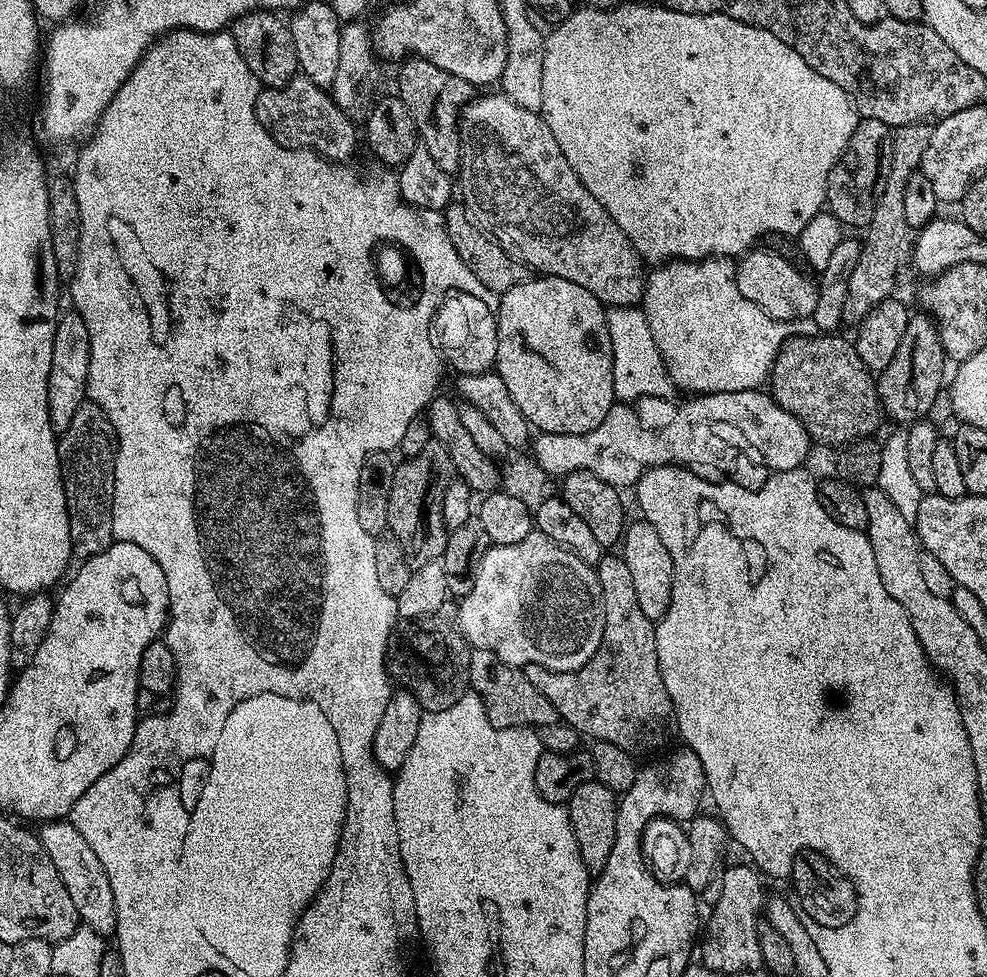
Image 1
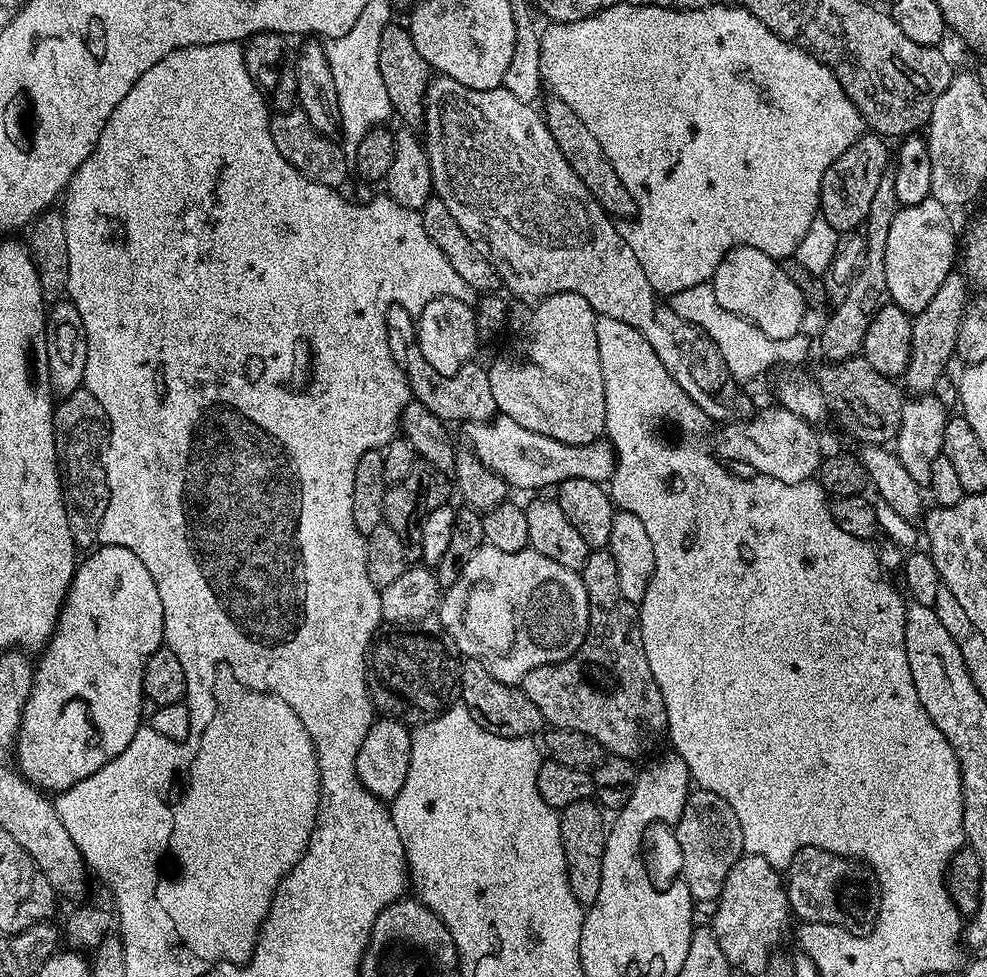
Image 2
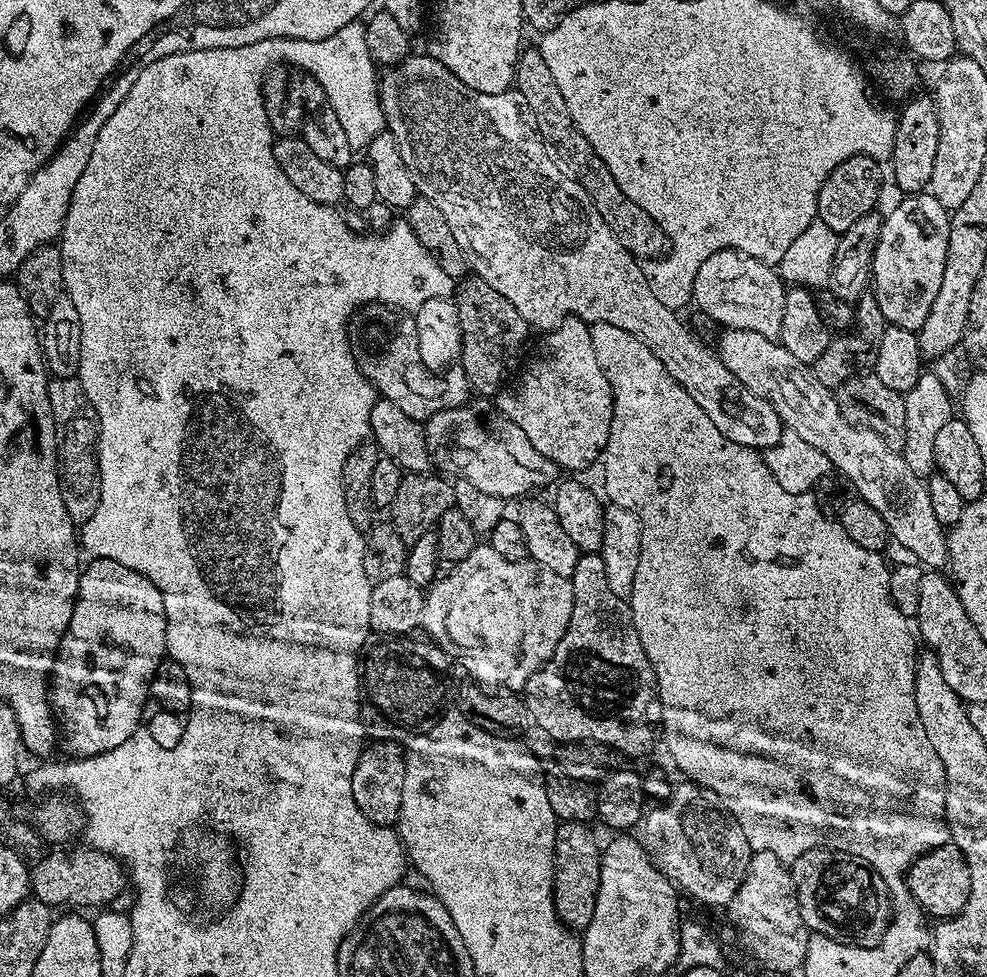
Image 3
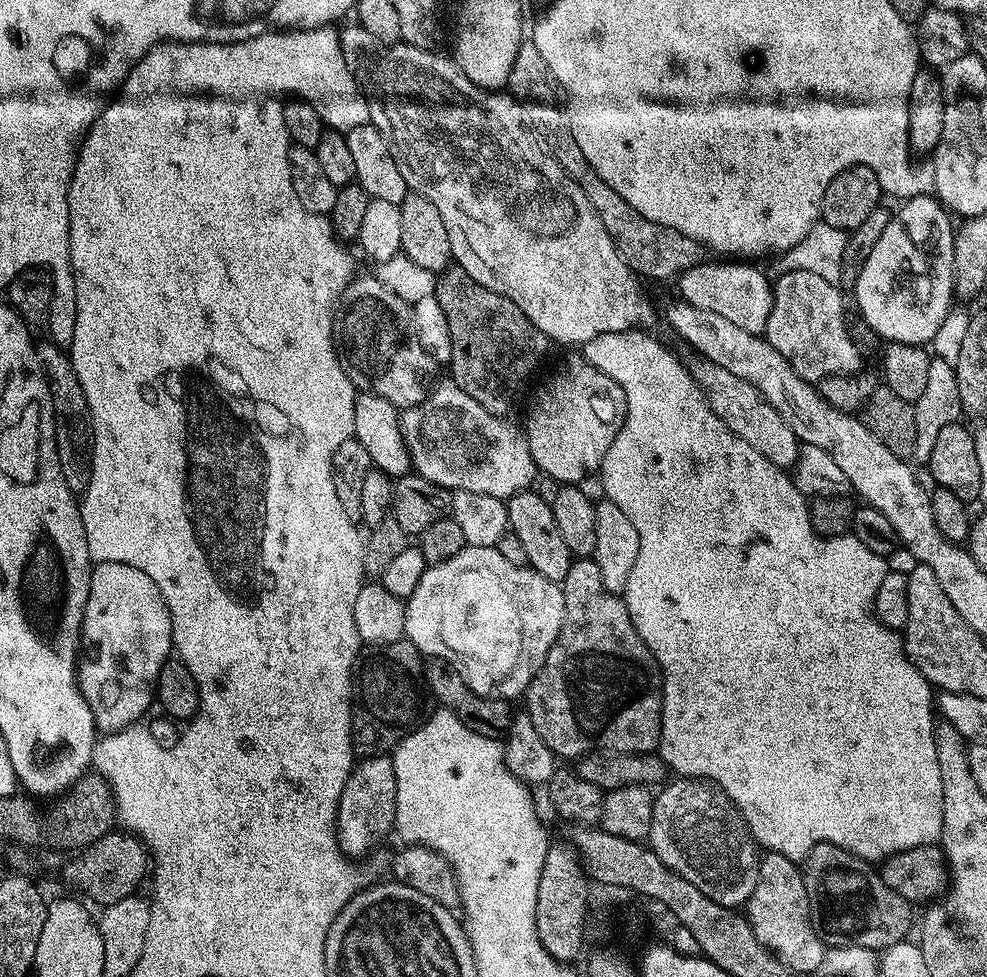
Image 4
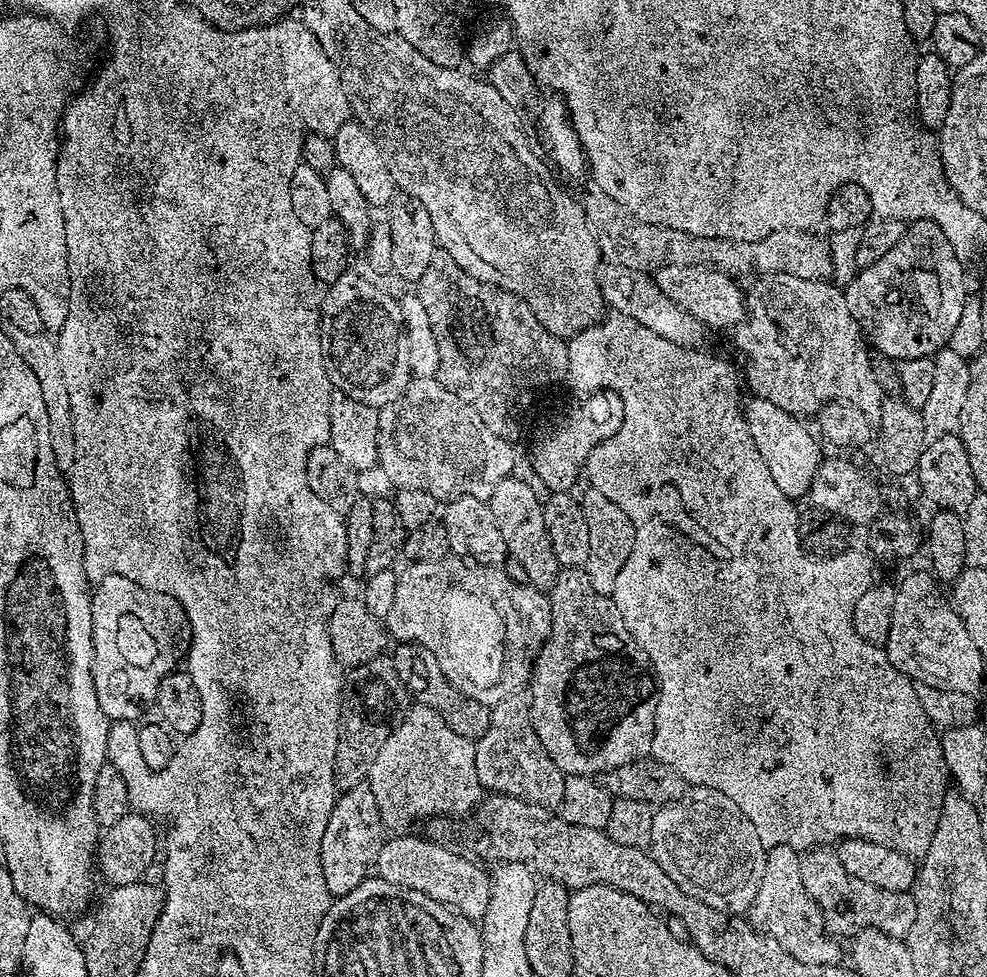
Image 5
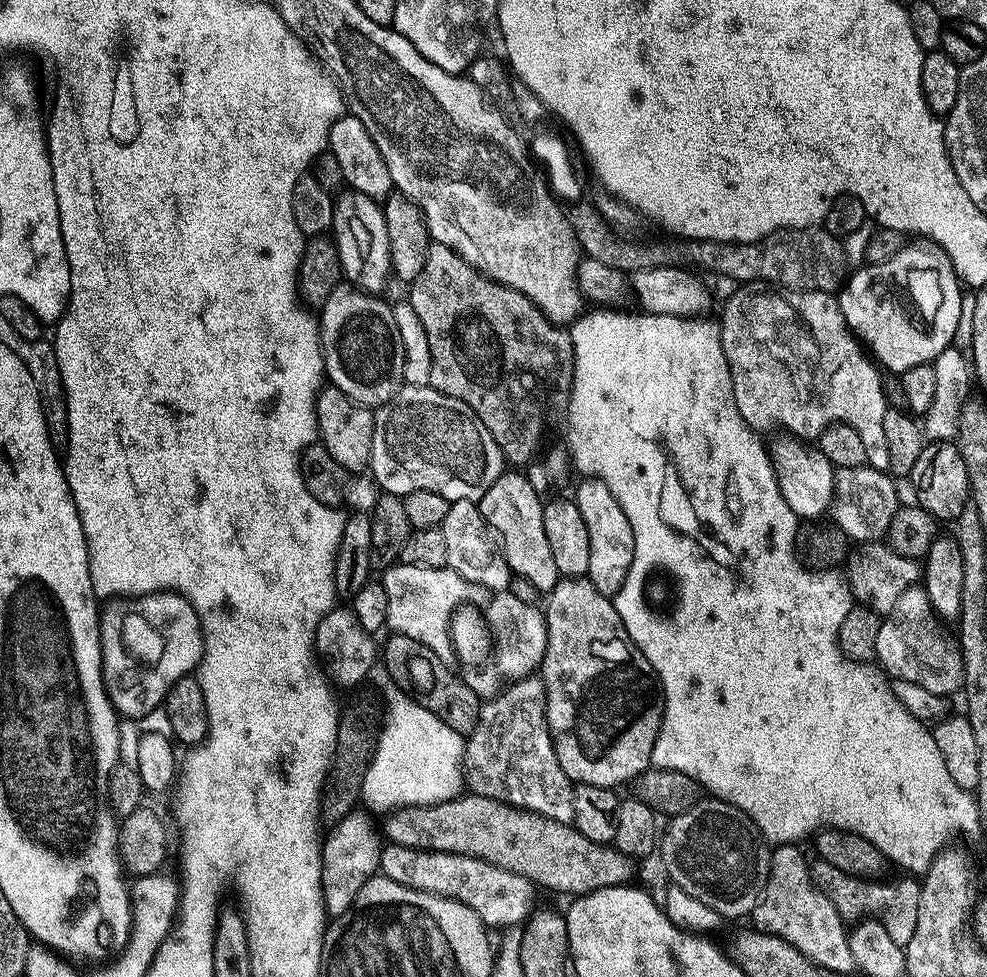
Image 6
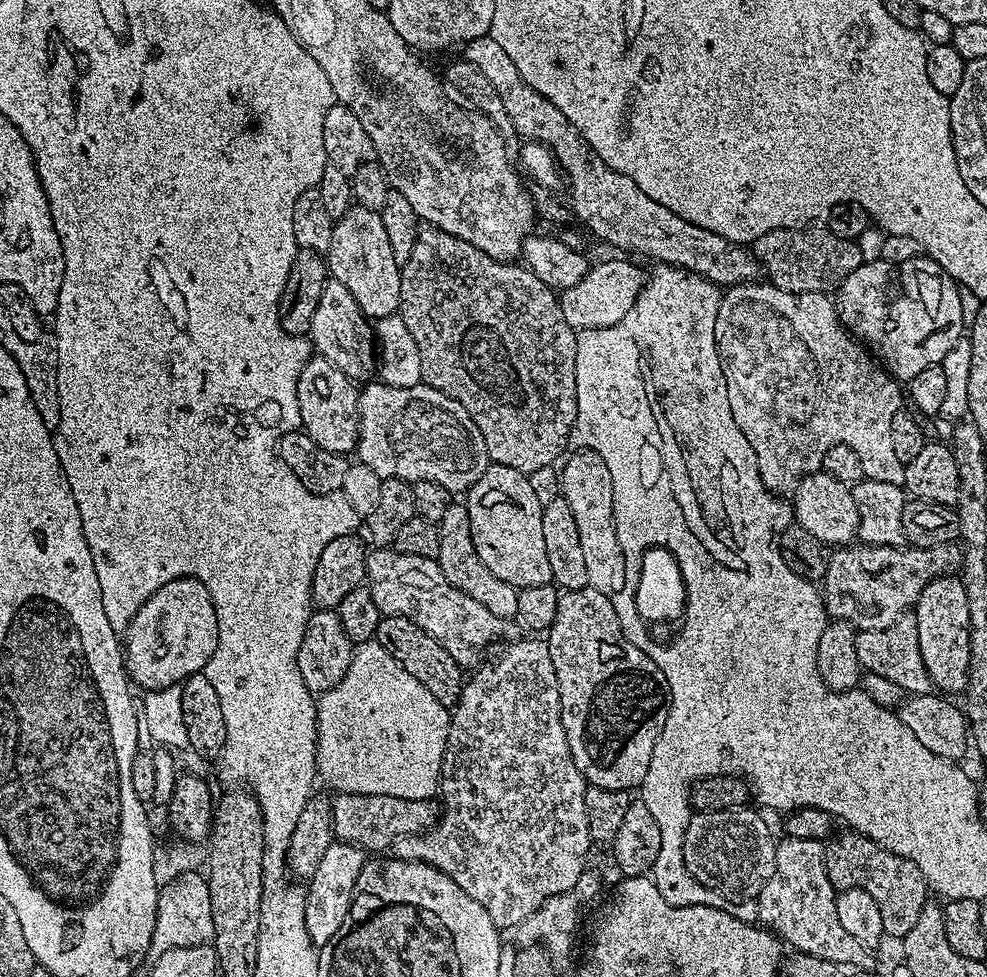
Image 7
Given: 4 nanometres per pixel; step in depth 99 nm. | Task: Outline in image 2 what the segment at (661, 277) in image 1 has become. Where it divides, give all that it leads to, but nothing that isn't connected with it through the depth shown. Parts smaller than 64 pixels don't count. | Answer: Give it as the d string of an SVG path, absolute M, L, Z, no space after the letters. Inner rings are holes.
M708 284L690 286L688 290L671 293L670 300L672 312L678 314L678 318L698 325L711 338L714 346L718 346L730 374L738 382L756 380L763 372L771 373L777 366L800 366L805 363L803 360L808 356L807 335L801 334L791 336L788 340L779 340L770 338L770 334L762 334L762 330L758 330L758 326L754 326L746 318L732 314L730 310L724 310Z

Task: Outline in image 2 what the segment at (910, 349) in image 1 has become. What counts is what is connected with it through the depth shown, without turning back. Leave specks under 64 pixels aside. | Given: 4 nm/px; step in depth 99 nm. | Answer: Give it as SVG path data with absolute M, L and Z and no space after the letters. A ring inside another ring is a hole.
M953 270L930 302L926 302L924 309L912 316L912 349L910 350L910 362L906 366L902 377L902 384L909 393L931 393L934 382L949 371L948 363L956 356L956 335L960 332L960 326L964 323L966 307L970 302L968 297L969 281L965 273Z

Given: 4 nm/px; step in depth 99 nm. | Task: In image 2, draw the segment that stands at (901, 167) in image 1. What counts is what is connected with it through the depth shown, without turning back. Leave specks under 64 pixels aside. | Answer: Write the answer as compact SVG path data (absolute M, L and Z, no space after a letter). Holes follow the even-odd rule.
M894 170L884 172L878 182L877 193L870 202L870 213L862 226L864 233L864 263L856 271L856 277L850 282L850 290L840 304L835 305L820 332L820 352L825 361L851 360L864 347L866 330L870 330L870 322L874 322L874 314L882 310L890 302L888 287L886 286L886 241L890 232L890 225L900 209L894 187Z

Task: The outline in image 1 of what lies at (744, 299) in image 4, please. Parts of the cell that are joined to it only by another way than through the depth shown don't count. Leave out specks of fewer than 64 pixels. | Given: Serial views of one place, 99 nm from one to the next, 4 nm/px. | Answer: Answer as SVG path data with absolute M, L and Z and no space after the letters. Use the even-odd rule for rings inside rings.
M749 250L739 257L736 264L736 285L738 290L750 302L754 302L766 314L775 320L807 321L814 314L814 306L818 306L817 281L808 276L803 276L790 261L787 255L763 250L756 252Z

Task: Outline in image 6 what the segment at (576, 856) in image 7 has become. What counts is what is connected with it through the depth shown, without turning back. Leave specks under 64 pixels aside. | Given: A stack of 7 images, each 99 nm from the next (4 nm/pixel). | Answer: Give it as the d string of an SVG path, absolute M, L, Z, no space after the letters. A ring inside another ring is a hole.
M539 675L513 679L503 690L481 703L480 717L464 742L462 780L467 791L477 796L501 800L514 808L536 812L558 823L571 825L575 821L574 781L566 774L566 770L562 770L558 760L556 744L548 729L548 694ZM384 846L380 850L379 871L399 884L423 892L437 892L470 906L489 929L523 925L534 911L537 889L525 876L506 872L476 856L457 856L455 852L421 852L415 848Z

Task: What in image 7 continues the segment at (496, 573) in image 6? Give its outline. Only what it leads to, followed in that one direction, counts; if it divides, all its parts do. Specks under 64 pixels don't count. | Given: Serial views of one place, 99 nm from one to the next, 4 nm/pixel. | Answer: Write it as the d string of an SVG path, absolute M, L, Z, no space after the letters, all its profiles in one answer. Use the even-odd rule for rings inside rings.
M449 503L446 514L442 514L438 525L440 530L440 545L435 559L438 561L442 574L458 590L464 591L474 598L475 602L480 602L487 612L503 618L516 616L518 610L516 597L517 589L502 578L494 578L486 566L482 566L482 558L474 550L474 542L470 534L470 522L468 521L468 510L463 503Z

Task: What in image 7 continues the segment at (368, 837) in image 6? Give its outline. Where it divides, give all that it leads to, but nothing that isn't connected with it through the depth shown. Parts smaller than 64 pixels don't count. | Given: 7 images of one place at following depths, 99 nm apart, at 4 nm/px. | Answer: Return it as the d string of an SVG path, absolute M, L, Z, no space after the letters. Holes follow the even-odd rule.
M333 842L322 854L322 862L318 862L318 870L314 870L311 880L306 884L306 930L310 934L313 945L323 946L338 934L338 926L346 922L346 914L352 905L352 898L358 882L358 874L362 874L366 863L363 848L354 844Z

